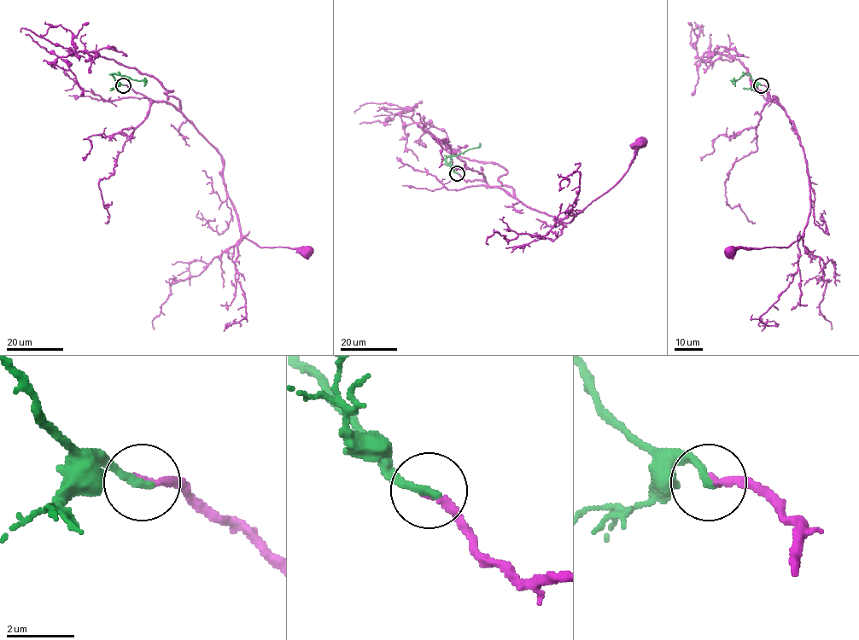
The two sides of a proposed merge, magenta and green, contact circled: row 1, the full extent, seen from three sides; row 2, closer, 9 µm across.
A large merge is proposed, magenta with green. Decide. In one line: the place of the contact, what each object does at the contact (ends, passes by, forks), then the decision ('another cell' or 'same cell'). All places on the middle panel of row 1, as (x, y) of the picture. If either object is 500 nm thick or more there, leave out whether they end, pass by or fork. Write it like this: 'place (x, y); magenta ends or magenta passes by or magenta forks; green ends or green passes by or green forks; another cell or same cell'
place (457, 173); magenta ends; green ends; same cell

